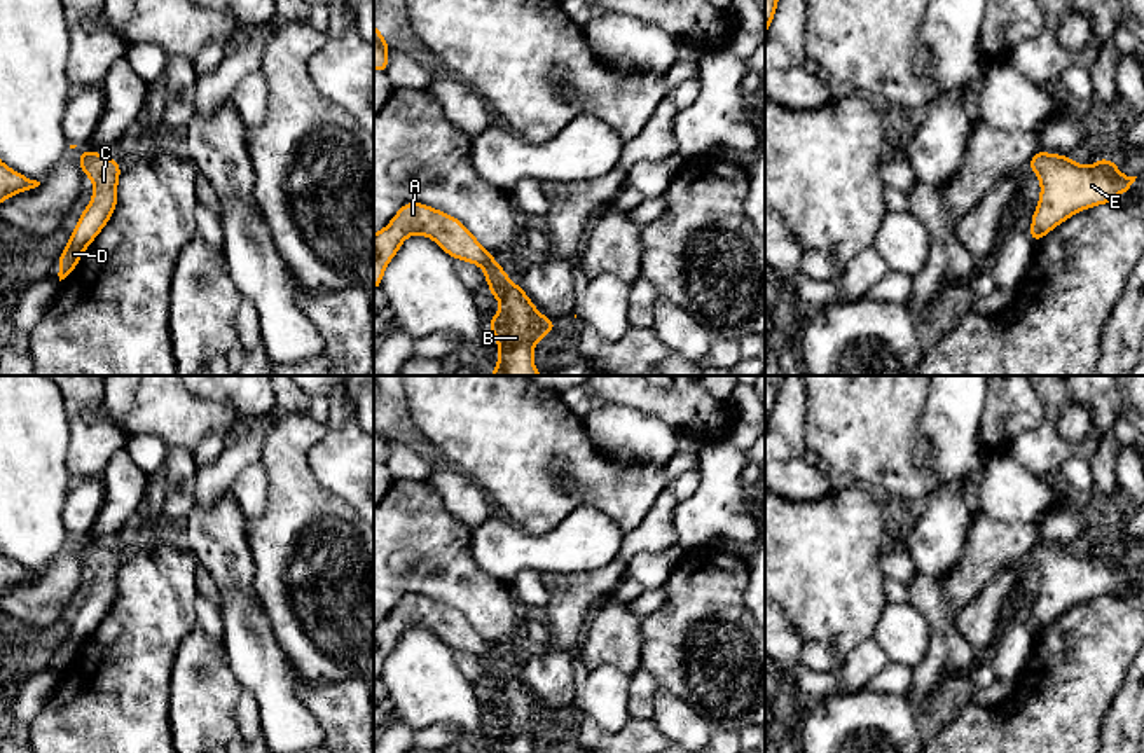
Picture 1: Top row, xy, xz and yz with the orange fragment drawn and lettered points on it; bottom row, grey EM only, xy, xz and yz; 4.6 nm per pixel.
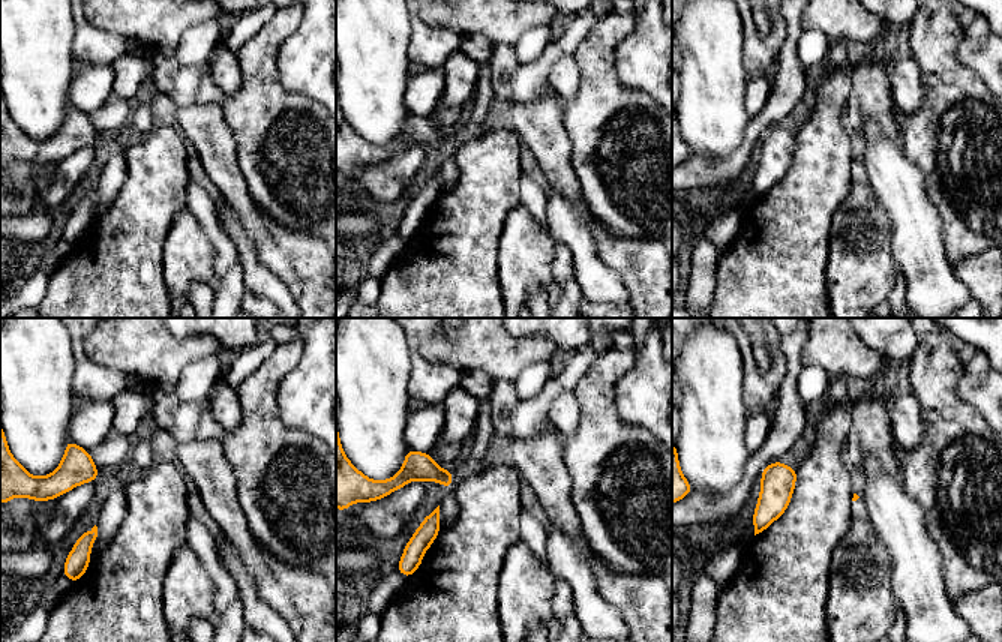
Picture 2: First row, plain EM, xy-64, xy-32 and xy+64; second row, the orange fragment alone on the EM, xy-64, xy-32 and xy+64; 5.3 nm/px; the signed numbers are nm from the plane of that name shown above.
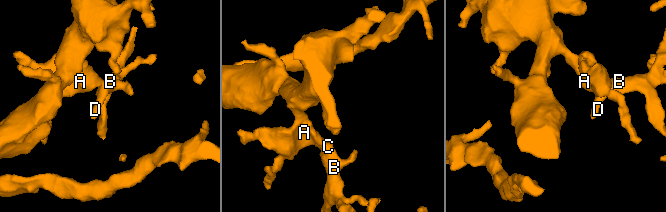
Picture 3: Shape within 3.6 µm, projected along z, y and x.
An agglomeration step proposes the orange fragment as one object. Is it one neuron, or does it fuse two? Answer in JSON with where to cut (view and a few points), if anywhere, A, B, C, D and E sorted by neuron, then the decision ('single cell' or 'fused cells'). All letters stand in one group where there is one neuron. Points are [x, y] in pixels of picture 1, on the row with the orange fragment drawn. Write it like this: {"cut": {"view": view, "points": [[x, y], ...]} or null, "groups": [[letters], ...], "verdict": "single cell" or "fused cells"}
{"cut": null, "groups": [["A", "B", "C", "D", "E"]], "verdict": "single cell"}

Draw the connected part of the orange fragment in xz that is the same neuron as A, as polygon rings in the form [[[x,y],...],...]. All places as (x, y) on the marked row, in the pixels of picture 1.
[[[405,203],[393,220],[374,234],[374,290],[381,287],[388,262],[412,234],[428,236],[451,257],[484,269],[489,292],[501,304],[489,320],[500,346],[500,360],[491,376],[541,376],[533,362],[533,348],[559,323],[538,313],[524,288],[508,280],[503,267],[458,218],[421,203]]]

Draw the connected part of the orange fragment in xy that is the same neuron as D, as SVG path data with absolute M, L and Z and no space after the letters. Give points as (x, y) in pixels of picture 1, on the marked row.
M84 150L79 157L79 168L93 180L94 192L58 260L59 281L77 267L80 255L96 239L117 206L117 182L122 166L94 150Z

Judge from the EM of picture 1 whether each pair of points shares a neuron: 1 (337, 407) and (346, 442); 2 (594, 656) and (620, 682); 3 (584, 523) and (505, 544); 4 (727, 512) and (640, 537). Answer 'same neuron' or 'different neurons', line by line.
1: different neurons
2: different neurons
3: same neuron
4: different neurons

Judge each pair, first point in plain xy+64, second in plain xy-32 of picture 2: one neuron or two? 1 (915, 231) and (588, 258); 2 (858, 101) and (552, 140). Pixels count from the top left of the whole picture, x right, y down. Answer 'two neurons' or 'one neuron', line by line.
1: one neuron
2: one neuron

